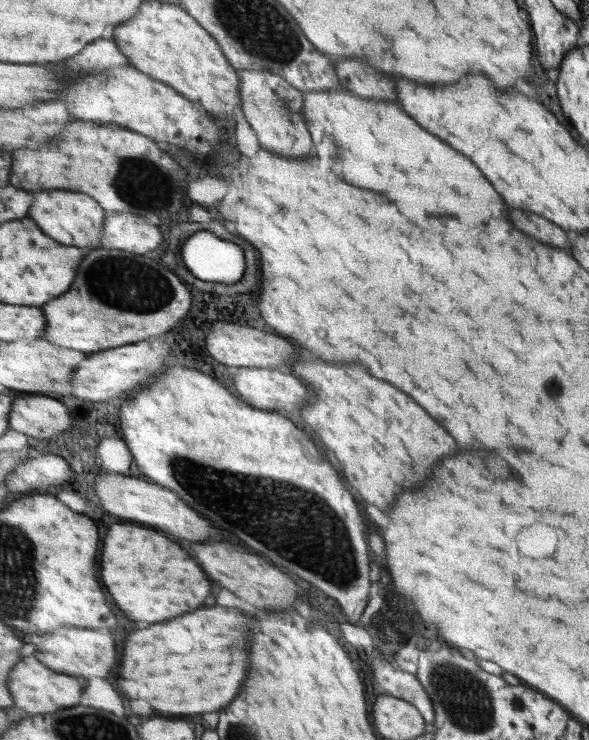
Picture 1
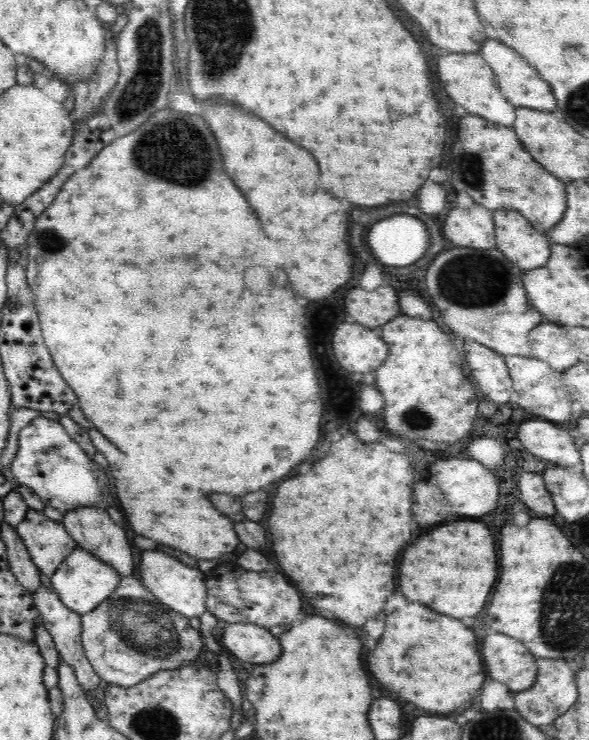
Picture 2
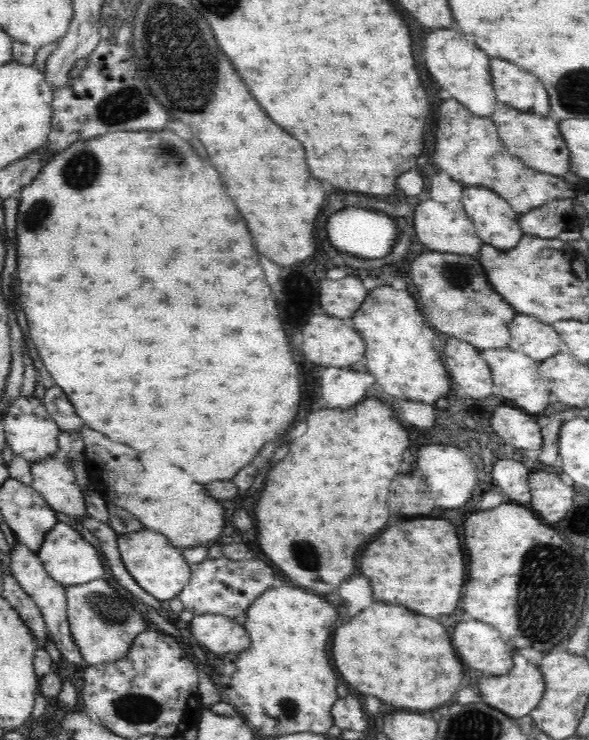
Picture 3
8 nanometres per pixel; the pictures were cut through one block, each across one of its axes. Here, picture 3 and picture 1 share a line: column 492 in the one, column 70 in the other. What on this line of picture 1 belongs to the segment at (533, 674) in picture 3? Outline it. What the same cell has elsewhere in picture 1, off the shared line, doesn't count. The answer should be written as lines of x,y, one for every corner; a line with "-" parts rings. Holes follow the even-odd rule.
30,653
11,670
9,689
15,700
14,706
23,708
30,716
77,706
82,700
83,691
82,684
76,677
56,672

